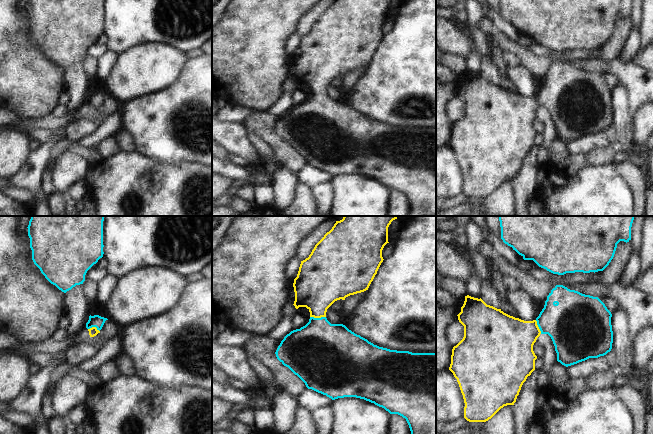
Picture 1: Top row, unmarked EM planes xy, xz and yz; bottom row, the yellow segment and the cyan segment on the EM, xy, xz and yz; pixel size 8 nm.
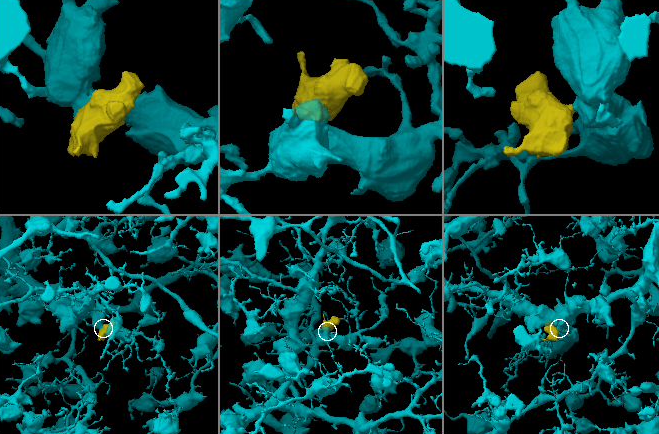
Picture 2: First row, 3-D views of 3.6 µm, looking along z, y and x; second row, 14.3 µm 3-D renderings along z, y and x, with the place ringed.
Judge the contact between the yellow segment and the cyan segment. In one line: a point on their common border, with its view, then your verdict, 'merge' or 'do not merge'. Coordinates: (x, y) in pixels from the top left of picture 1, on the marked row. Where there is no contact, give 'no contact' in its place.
xz (318, 317) | merge

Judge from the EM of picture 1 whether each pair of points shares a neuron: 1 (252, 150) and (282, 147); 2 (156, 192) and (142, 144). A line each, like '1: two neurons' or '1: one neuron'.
1: two neurons
2: two neurons

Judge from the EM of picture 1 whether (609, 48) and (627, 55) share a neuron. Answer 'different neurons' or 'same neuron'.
different neurons

